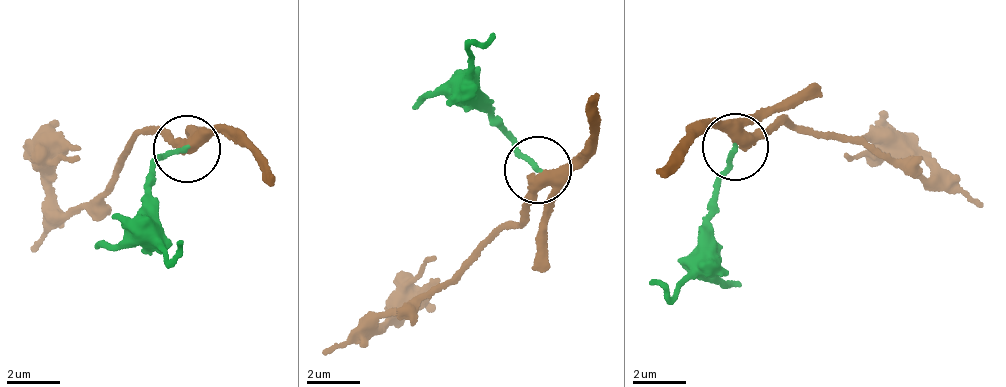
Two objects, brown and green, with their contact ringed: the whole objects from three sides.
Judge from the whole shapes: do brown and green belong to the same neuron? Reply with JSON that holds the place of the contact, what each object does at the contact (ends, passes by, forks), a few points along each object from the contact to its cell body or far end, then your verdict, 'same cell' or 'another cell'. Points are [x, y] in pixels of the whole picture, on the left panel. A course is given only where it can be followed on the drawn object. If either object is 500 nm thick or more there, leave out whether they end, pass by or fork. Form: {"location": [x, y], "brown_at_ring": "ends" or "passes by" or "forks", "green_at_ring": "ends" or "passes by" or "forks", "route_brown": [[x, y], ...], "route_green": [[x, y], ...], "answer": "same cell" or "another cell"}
{"location": [186, 149], "brown_at_ring": "forks", "green_at_ring": "ends", "route_brown": [[184, 147], [147, 130], [130, 135], [104, 193], [54, 208], [48, 168], [80, 157]], "route_green": [[184, 147], [155, 167], [152, 223], [170, 261], [180, 239]], "answer": "same cell"}

